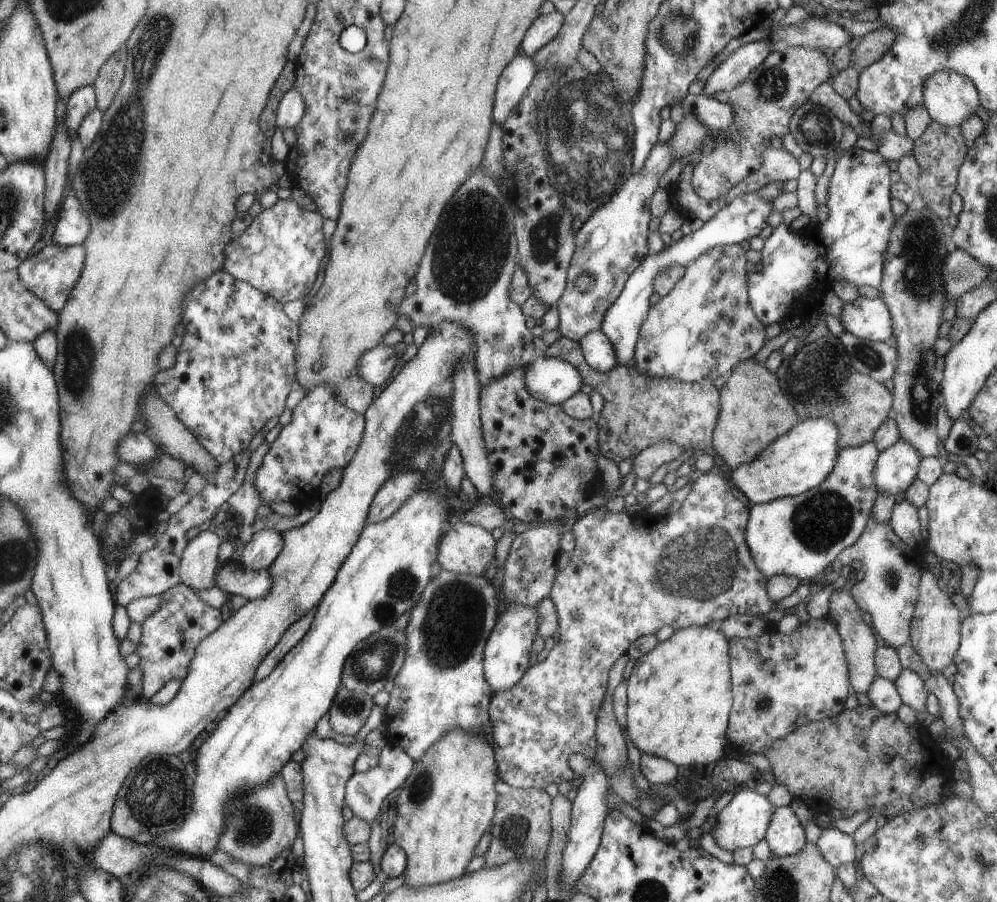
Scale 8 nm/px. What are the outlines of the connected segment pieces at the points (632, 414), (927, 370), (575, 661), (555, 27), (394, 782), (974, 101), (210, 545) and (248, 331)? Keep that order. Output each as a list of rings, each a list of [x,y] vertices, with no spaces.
[[[559,337],[547,350],[542,353],[546,357],[557,357],[574,365],[582,375],[582,383],[591,386],[592,390],[599,393],[604,400],[603,408],[599,414],[599,440],[602,446],[601,452],[605,458],[612,460],[615,464],[625,460],[633,459],[638,452],[643,451],[652,444],[669,441],[681,448],[692,448],[692,450],[707,450],[712,446],[712,432],[716,423],[719,408],[719,391],[726,382],[726,376],[719,375],[712,381],[701,379],[697,382],[678,381],[675,379],[662,379],[659,377],[648,377],[639,371],[632,363],[625,365],[616,364],[610,371],[600,373],[593,370],[585,361],[580,346],[567,337]]]
[[[907,208],[891,230],[883,279],[877,288],[890,311],[897,340],[897,366],[890,378],[893,383],[890,416],[896,422],[899,439],[909,441],[918,450],[920,458],[935,457],[941,467],[950,456],[942,443],[937,442],[937,410],[942,403],[938,393],[941,372],[933,372],[936,358],[933,358],[931,344],[937,338],[941,308],[945,306],[940,272],[947,250],[951,250],[951,246],[945,244],[941,219],[931,212]]]
[[[717,470],[707,471],[705,473],[697,473],[693,474],[691,478],[691,486],[690,486],[690,492],[687,494],[686,498],[681,502],[679,509],[674,514],[668,514],[666,512],[654,514],[650,511],[641,511],[637,514],[631,514],[627,515],[624,512],[620,511],[618,513],[611,513],[608,511],[605,506],[603,507],[588,507],[587,509],[579,512],[577,516],[574,518],[570,531],[573,533],[574,536],[574,547],[571,551],[571,558],[569,562],[567,562],[567,566],[563,568],[563,570],[560,570],[558,572],[558,575],[555,576],[555,582],[552,584],[551,587],[551,594],[550,599],[553,601],[557,616],[558,616],[558,630],[560,631],[560,637],[555,642],[553,647],[548,652],[546,658],[544,660],[541,660],[541,662],[536,661],[533,665],[528,666],[525,669],[525,672],[520,676],[519,679],[517,679],[517,682],[513,684],[513,686],[504,688],[504,690],[495,691],[494,693],[491,692],[490,695],[490,704],[489,704],[489,717],[490,717],[490,723],[493,725],[492,728],[492,742],[494,743],[494,756],[495,760],[497,762],[497,770],[499,772],[499,778],[509,786],[518,788],[518,789],[526,789],[533,787],[534,789],[544,789],[547,784],[553,784],[558,785],[560,782],[565,782],[565,780],[570,780],[575,776],[574,771],[570,768],[569,765],[569,756],[571,755],[583,755],[586,757],[593,757],[594,755],[597,755],[595,752],[595,739],[597,738],[595,734],[593,734],[593,730],[595,730],[595,716],[597,716],[598,708],[600,707],[602,698],[605,696],[605,684],[607,684],[607,670],[611,668],[611,664],[621,656],[621,654],[624,654],[626,650],[628,649],[628,646],[634,642],[635,639],[638,639],[641,635],[655,635],[657,630],[661,628],[661,626],[665,626],[665,624],[668,624],[671,626],[674,630],[687,628],[690,626],[695,625],[713,625],[718,624],[723,619],[727,619],[730,616],[733,615],[764,615],[768,614],[771,616],[771,604],[776,603],[772,601],[771,596],[768,595],[767,592],[767,576],[763,574],[763,572],[760,572],[759,568],[757,568],[754,564],[753,556],[751,556],[751,552],[747,552],[747,544],[745,539],[746,534],[746,523],[747,520],[747,506],[741,502],[741,500],[737,500],[737,498],[733,498],[733,490],[731,490],[731,487],[733,487],[733,484],[729,484],[725,478],[721,478],[721,472],[718,472]]]
[[[554,9],[549,14],[539,15],[529,30],[523,35],[521,46],[518,48],[518,54],[531,57],[532,54],[547,44],[559,32],[564,21],[564,14]]]
[[[386,742],[380,748],[377,766],[371,767],[365,772],[355,772],[353,776],[347,779],[345,805],[350,808],[353,815],[366,820],[368,823],[371,822],[376,817],[383,799],[391,791],[396,792],[399,789],[409,774],[413,763],[414,760],[411,760],[406,752]]]
[[[950,70],[932,72],[924,82],[922,97],[930,120],[941,126],[958,127],[981,105],[981,95],[971,80]]]
[[[210,530],[201,531],[187,541],[179,568],[180,582],[196,590],[213,586],[215,571],[219,567],[220,545],[221,540]]]
[[[219,269],[212,272],[203,282],[195,284],[183,298],[185,302],[185,310],[183,310],[183,326],[185,332],[181,335],[181,344],[175,351],[175,361],[169,368],[159,370],[155,374],[153,386],[156,393],[160,395],[161,400],[175,413],[177,420],[183,423],[186,429],[199,441],[199,444],[214,458],[217,466],[227,463],[231,458],[247,448],[251,437],[259,430],[269,418],[273,416],[283,416],[283,412],[287,412],[287,400],[291,400],[291,392],[295,392],[295,347],[298,346],[299,340],[299,323],[291,320],[291,316],[287,316],[287,308],[283,308],[283,304],[276,301],[274,297],[267,293],[259,292],[259,289],[253,288],[250,284],[236,279],[230,273]]]

